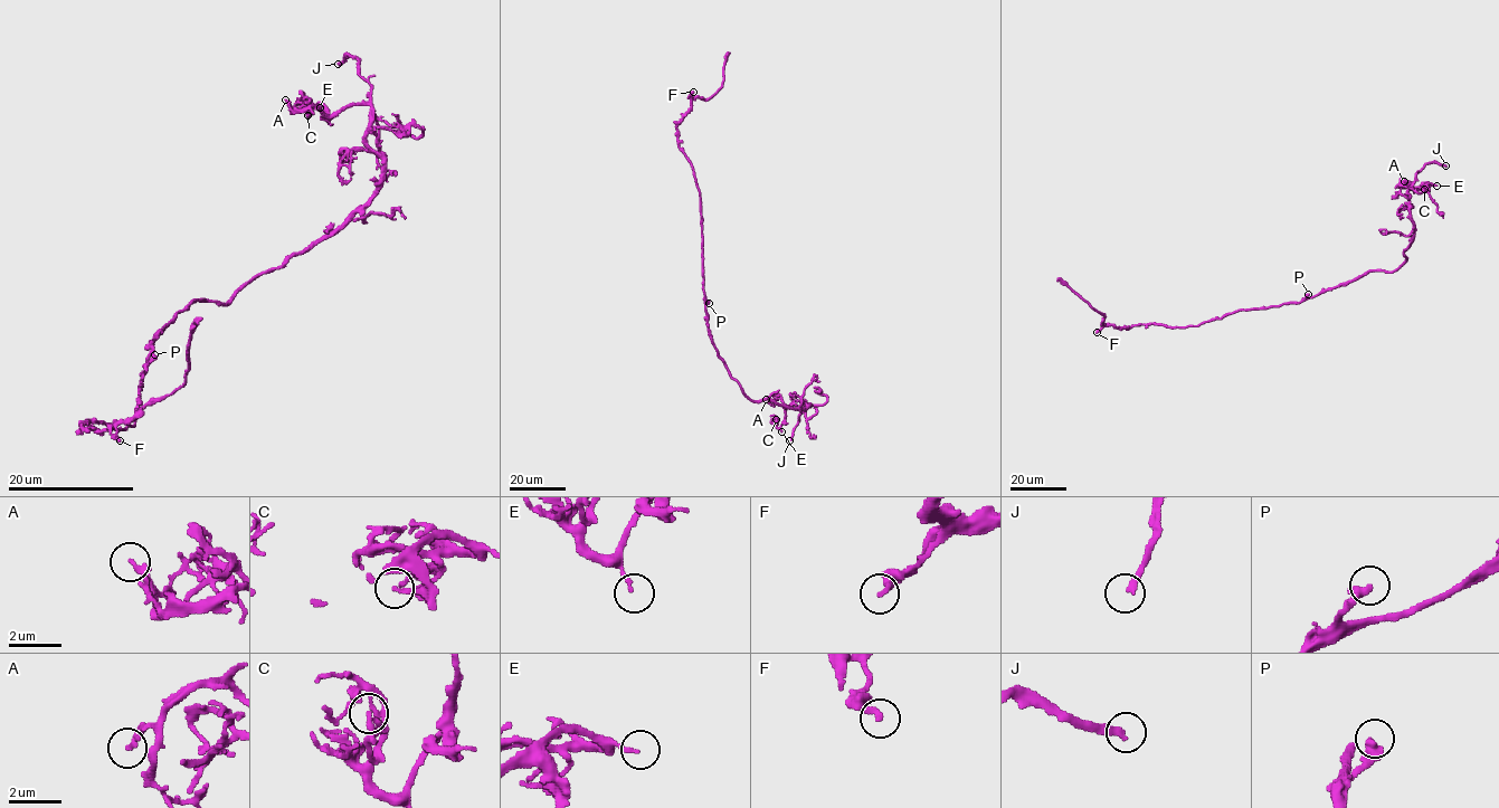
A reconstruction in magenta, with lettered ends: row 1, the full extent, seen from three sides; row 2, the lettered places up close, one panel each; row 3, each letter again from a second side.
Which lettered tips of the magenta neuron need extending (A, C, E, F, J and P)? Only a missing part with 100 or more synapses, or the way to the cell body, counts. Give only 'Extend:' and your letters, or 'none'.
Extend: J

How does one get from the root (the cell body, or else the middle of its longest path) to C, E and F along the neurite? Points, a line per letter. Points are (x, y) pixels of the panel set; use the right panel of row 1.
C: (1306, 298), (1369, 271), (1397, 268), (1413, 236), (1410, 184), (1414, 190), (1433, 184), (1424, 189)
E: (1306, 298), (1369, 271), (1397, 268), (1413, 236), (1410, 184), (1414, 190), (1436, 186)
F: (1306, 298), (1279, 306), (1239, 310), (1185, 328), (1104, 324), (1097, 332)

